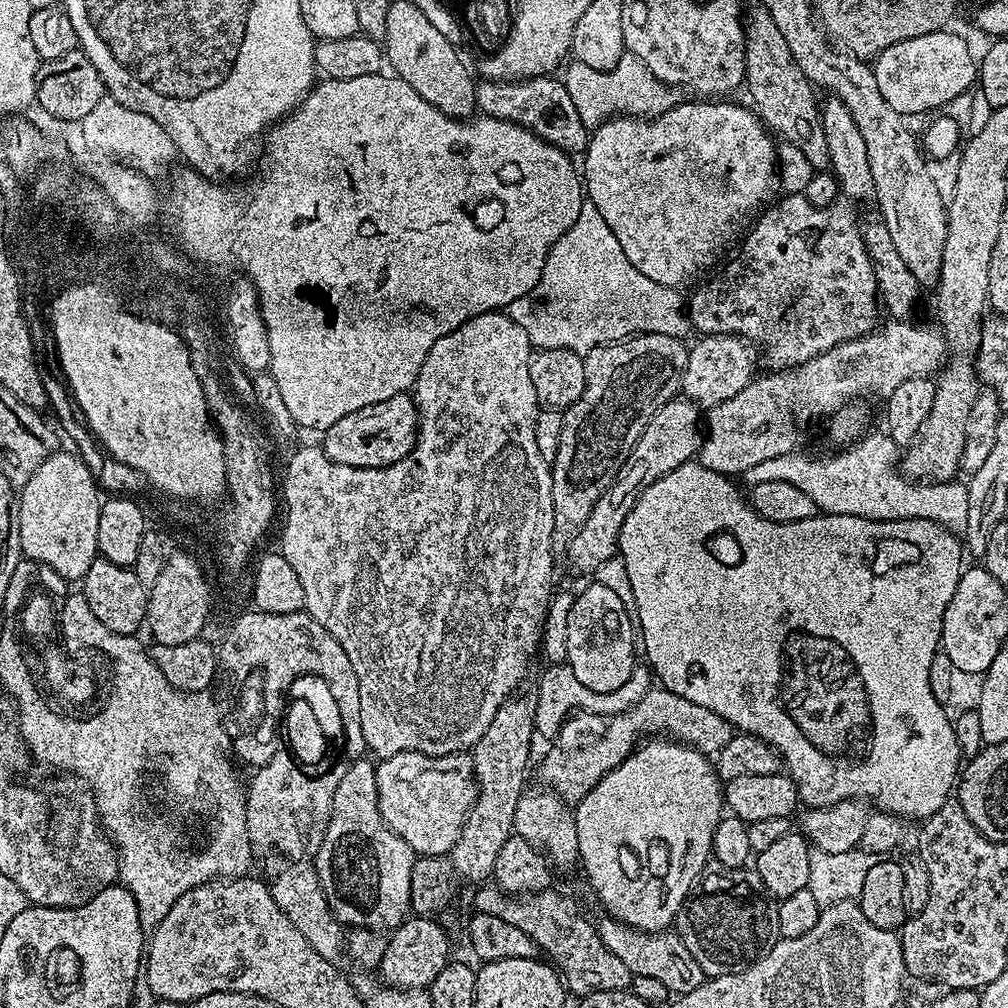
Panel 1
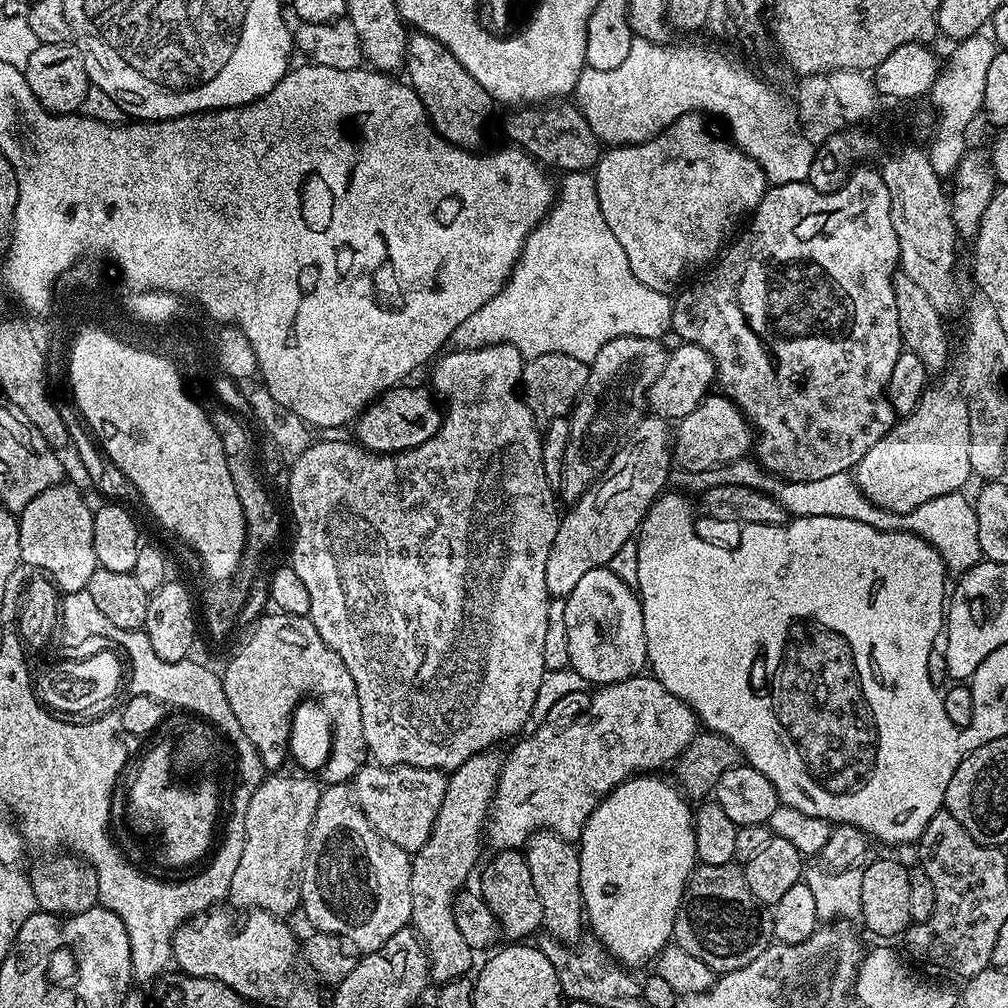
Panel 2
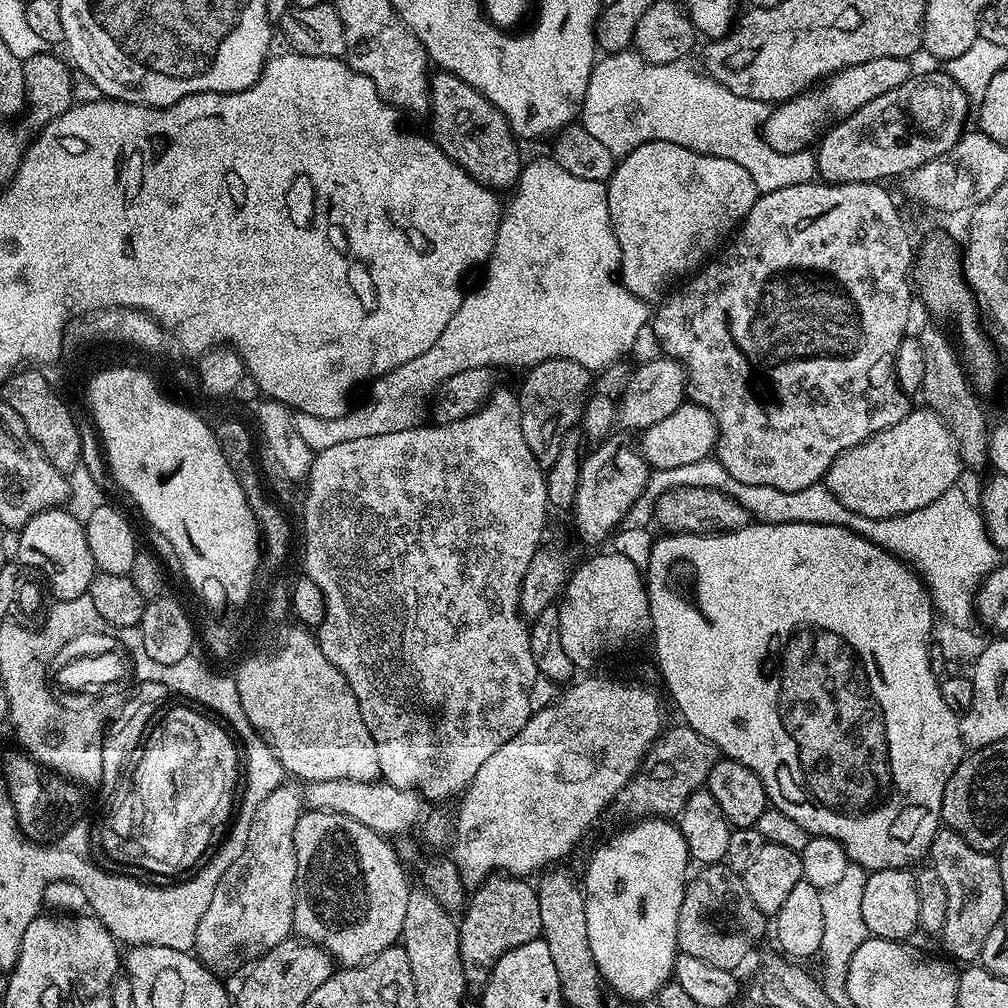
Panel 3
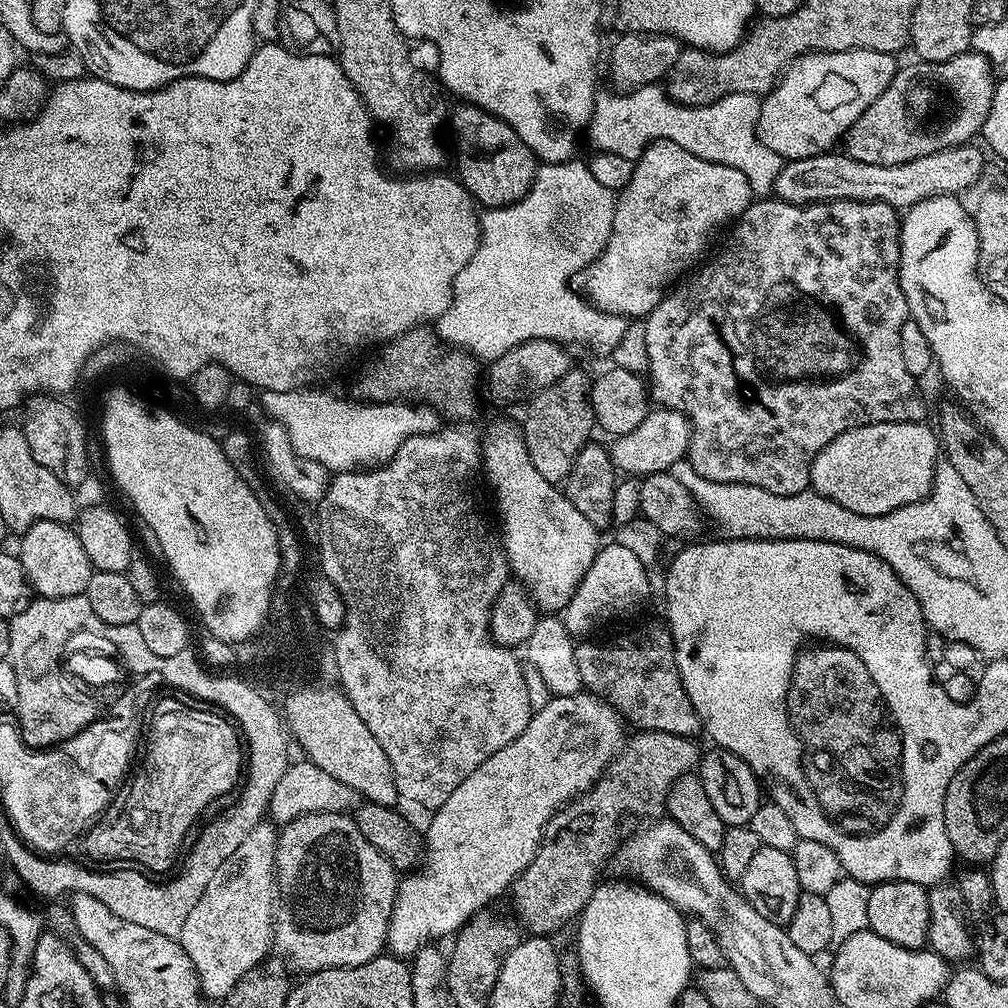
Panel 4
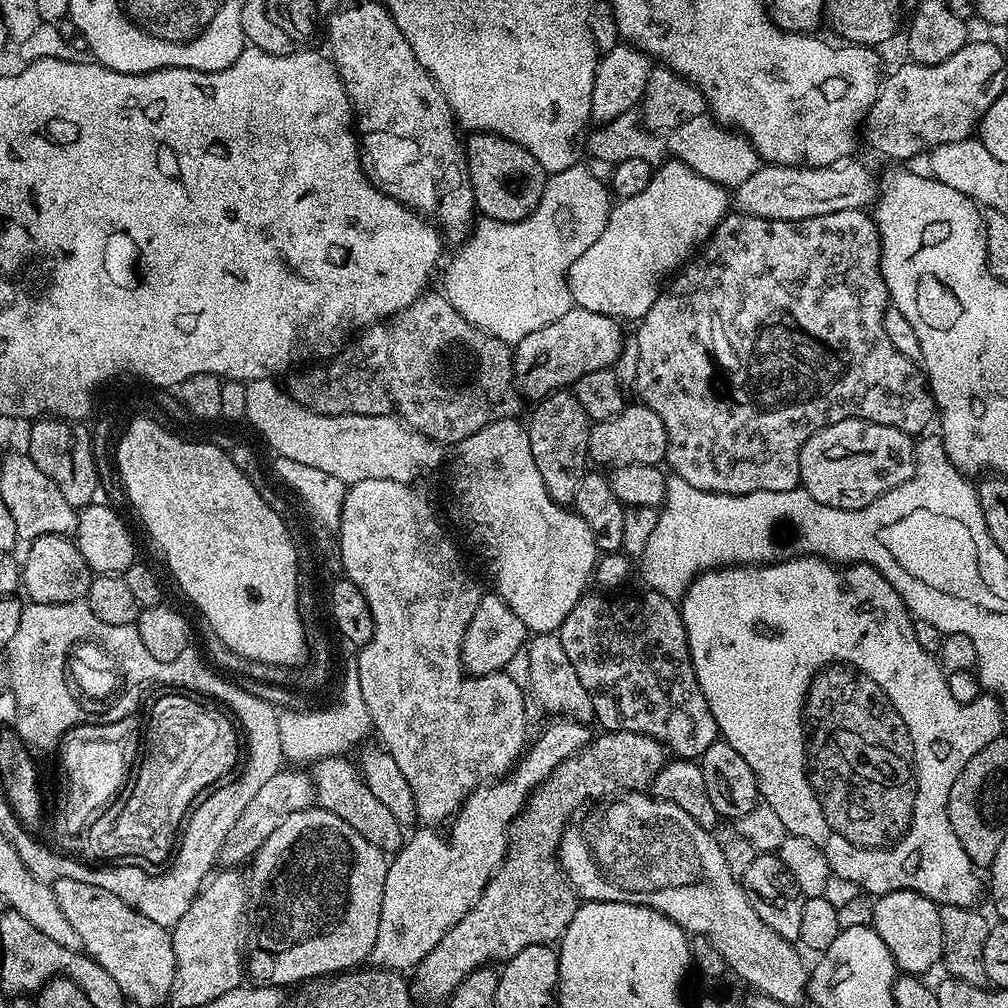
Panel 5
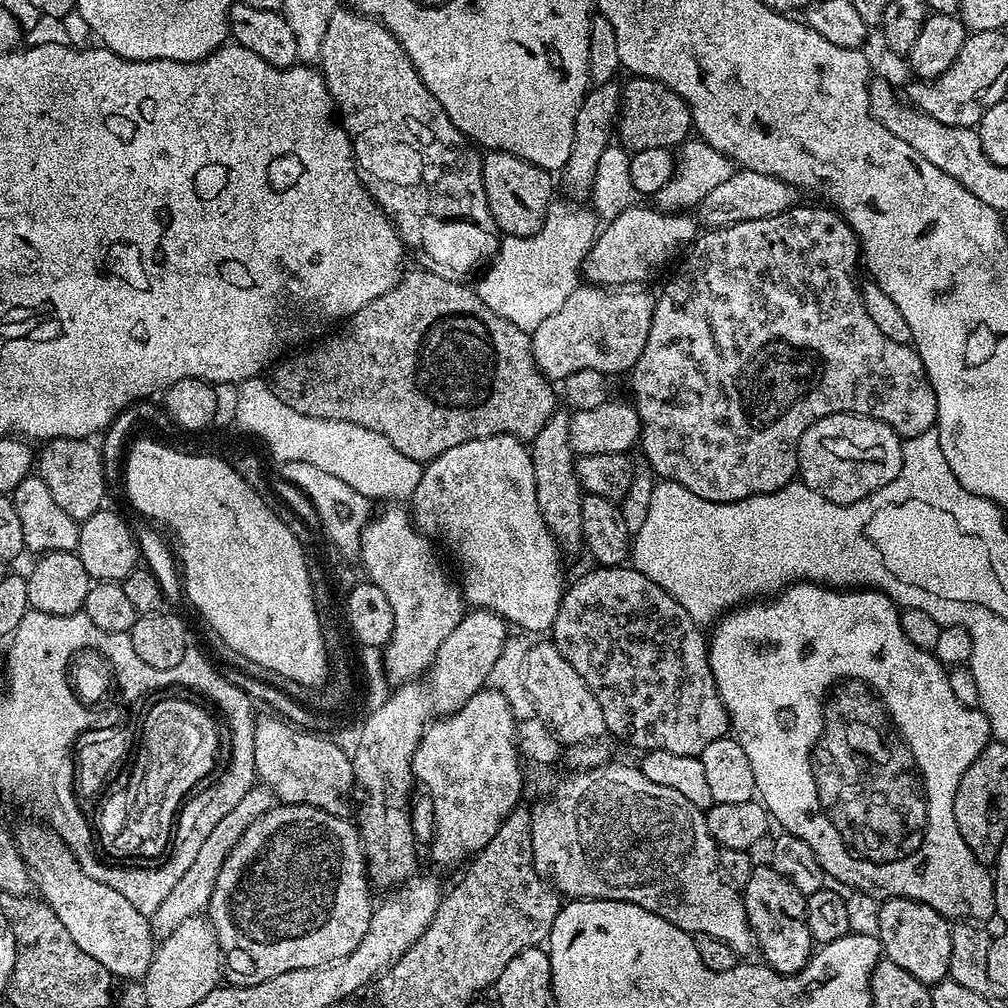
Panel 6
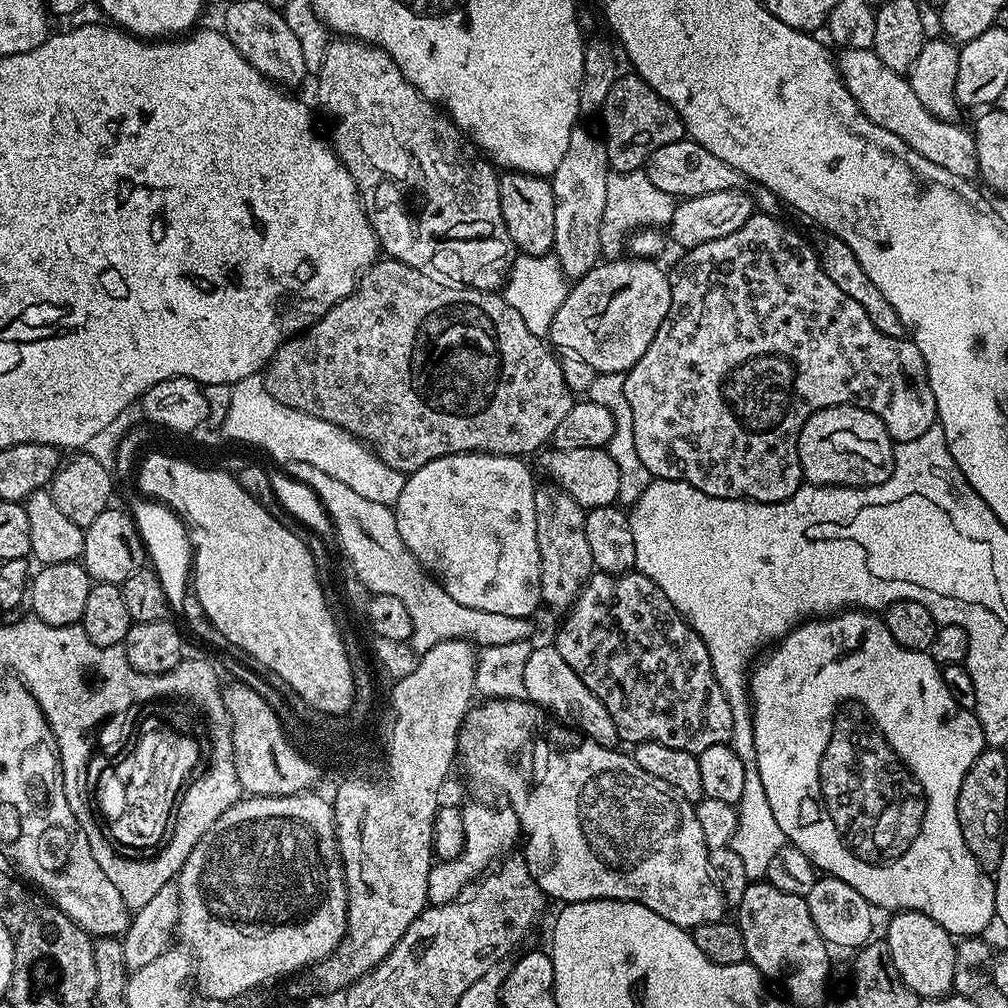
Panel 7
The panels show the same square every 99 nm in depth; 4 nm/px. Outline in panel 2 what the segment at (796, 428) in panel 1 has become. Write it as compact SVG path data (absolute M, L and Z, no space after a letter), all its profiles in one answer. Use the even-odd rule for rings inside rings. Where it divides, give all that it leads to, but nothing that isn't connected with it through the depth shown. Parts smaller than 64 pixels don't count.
M709 394L674 428L674 460L685 472L705 472L745 459L754 444L754 429L733 400L723 394Z

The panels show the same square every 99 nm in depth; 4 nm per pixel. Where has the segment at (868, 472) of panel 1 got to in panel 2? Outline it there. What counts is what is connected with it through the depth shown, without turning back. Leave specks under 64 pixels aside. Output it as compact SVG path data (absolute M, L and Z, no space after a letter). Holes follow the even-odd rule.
M745 458L736 461L735 464L726 464L705 472L680 470L677 473L677 476L676 473L674 476L674 484L676 480L677 489L703 490L716 488L720 484L750 486L754 490L773 496L792 518L841 516L842 518L854 518L858 522L866 522L866 526L874 526L883 532L912 532L914 535L922 537L923 540L930 541L936 547L938 554L944 560L944 567L949 573L966 572L975 564L980 563L982 559L978 542L978 518L975 516L973 501L969 498L967 500L963 491L942 494L942 498L934 498L930 502L918 506L913 512L887 512L881 508L875 508L847 472L830 474L830 478L818 478L818 482L786 481L765 472L764 467L753 459Z

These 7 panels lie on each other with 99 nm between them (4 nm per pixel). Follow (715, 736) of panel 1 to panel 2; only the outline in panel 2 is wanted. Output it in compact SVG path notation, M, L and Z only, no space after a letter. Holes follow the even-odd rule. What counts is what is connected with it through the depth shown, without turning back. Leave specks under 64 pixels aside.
M641 674L632 676L628 680L623 680L617 684L606 684L595 689L596 692L592 696L592 701L587 701L588 720L580 720L580 724L572 724L572 728L564 728L564 724L548 724L544 719L539 721L538 730L529 740L517 739L516 745L512 748L512 753L507 757L503 757L500 765L500 775L496 782L496 796L492 800L492 806L488 810L488 823L486 825L487 843L493 844L493 849L503 850L505 848L523 849L534 833L547 830L558 834L563 840L573 842L579 841L580 835L584 832L586 822L590 818L590 814L594 814L596 807L601 804L605 798L618 787L622 782L631 780L637 774L648 774L653 770L660 770L663 764L671 765L676 757L682 755L686 750L686 746L692 744L692 740L698 734L698 721L696 715L690 710L690 706L686 706L686 702L682 702L682 698L674 698L674 694L670 694L670 690L666 690L666 686L662 686L662 682L658 682L655 676L651 674Z

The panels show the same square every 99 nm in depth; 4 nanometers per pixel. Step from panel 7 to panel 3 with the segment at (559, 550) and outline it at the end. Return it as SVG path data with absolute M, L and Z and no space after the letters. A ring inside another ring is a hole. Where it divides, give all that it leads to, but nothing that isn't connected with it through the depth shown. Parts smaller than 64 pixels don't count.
M566 358L533 364L523 376L524 385L518 388L522 434L526 437L526 446L530 446L530 454L534 454L540 467L547 470L558 458L565 436L575 429L572 428L575 424L577 427L581 423L594 376L586 366L578 366L578 362Z

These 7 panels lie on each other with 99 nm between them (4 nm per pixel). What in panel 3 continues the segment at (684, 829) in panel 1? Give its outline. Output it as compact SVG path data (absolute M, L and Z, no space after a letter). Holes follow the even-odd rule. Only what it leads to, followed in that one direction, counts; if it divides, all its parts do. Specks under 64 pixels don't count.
M640 818L629 828L616 832L605 844L600 844L592 852L588 860L588 869L582 876L582 887L584 890L584 901L586 902L586 934L590 934L590 954L594 954L594 962L600 971L600 979L609 989L616 991L617 997L626 1000L650 1000L660 991L663 984L673 979L672 971L676 965L678 949L676 946L676 935L678 934L678 910L682 906L682 898L686 887L686 877L689 875L688 864L690 857L686 838L682 838L679 827L668 818Z

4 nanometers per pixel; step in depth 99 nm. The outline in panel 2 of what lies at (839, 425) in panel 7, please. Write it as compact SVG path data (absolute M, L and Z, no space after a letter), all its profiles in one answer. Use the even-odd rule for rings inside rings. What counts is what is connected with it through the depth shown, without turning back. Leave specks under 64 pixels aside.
M955 387L924 389L918 406L909 416L897 419L890 431L866 454L862 454L862 462L854 469L854 482L862 490L866 499L887 512L913 512L918 506L930 502L934 498L942 498L942 494L961 491L967 480L973 479L970 466L970 414L964 401Z

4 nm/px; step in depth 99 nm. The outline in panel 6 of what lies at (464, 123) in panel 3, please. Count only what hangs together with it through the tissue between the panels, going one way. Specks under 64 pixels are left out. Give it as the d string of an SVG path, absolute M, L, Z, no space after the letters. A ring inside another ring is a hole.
M485 151L482 156L482 182L486 202L497 229L504 236L533 236L542 230L548 207L552 205L553 173L534 166L509 152Z

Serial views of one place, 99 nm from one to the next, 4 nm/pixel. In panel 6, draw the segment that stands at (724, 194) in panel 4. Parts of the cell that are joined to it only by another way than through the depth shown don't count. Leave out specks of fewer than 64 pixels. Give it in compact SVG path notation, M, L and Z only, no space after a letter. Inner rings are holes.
M633 206L599 229L592 249L584 257L583 275L592 286L640 286L680 247L691 245L698 235L698 224L691 215L662 212L655 207Z

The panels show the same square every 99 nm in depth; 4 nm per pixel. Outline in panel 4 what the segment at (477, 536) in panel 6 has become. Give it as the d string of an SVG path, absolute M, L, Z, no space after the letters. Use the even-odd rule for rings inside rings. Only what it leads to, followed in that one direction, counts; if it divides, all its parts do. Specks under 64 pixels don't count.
M500 420L497 424L492 424L488 428L488 433L485 431L482 436L482 476L488 479L488 484L492 487L492 492L496 495L496 508L500 511L500 528L504 531L502 535L502 547L506 558L508 559L508 567L511 575L515 577L519 583L523 584L528 589L532 603L537 609L544 614L560 614L570 602L570 598L574 594L574 590L578 590L578 582L582 582L582 578L586 574L586 570L590 570L590 562L594 562L594 558L598 554L598 550L602 547L601 529L596 528L579 510L574 510L574 506L569 502L568 497L557 485L551 484L546 478L542 478L542 474L538 474L538 470L534 467L534 462L530 462L530 450L524 441L524 429L519 423L516 424L512 420Z

